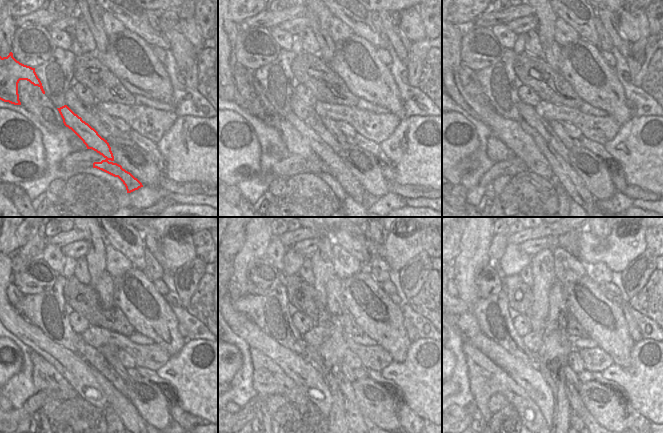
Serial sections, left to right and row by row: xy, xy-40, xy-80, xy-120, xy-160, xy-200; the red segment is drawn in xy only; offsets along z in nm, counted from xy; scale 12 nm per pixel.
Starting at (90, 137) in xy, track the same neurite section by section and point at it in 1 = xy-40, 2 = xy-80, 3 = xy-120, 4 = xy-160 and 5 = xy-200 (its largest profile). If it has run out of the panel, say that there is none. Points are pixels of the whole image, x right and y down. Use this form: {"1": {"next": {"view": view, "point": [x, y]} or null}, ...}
{"1": {"next": {"view": "xy-40", "point": [331, 163]}}, "2": {"next": {"view": "xy-80", "point": [565, 174]}}, "3": {"next": {"view": "xy-120", "point": [131, 419]}}, "4": {"next": {"view": "xy-160", "point": [354, 418]}}, "5": {"next": {"view": "xy-200", "point": [575, 420]}}}

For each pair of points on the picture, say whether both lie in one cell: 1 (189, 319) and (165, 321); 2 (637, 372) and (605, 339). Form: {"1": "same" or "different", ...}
{"1": "different", "2": "different"}

